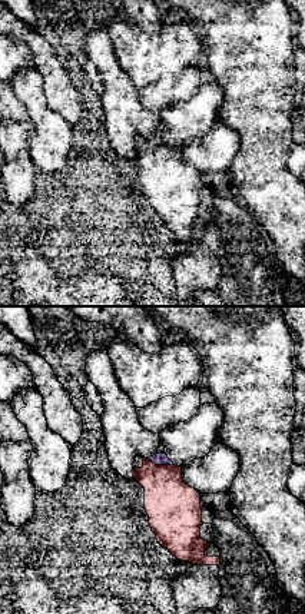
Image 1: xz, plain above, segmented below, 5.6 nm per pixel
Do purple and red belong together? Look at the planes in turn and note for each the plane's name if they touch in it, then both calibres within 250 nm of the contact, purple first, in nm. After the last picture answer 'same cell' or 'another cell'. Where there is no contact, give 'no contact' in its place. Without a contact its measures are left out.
contact in xz; calibres 60 and 300 nm

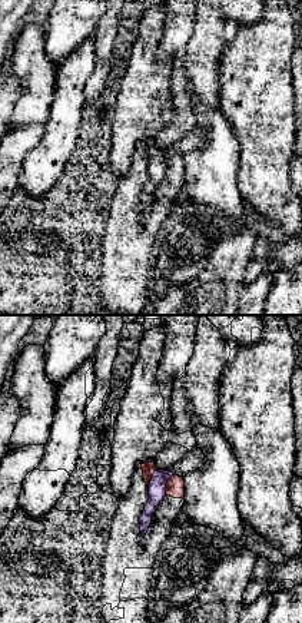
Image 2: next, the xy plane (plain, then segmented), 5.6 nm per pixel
contact in xy; calibres 100 and 110 nm

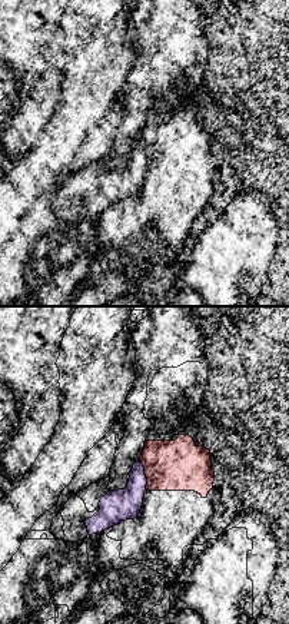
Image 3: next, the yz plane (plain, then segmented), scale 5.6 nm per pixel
contact in yz; calibres 180 and 280 nm

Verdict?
another cell

